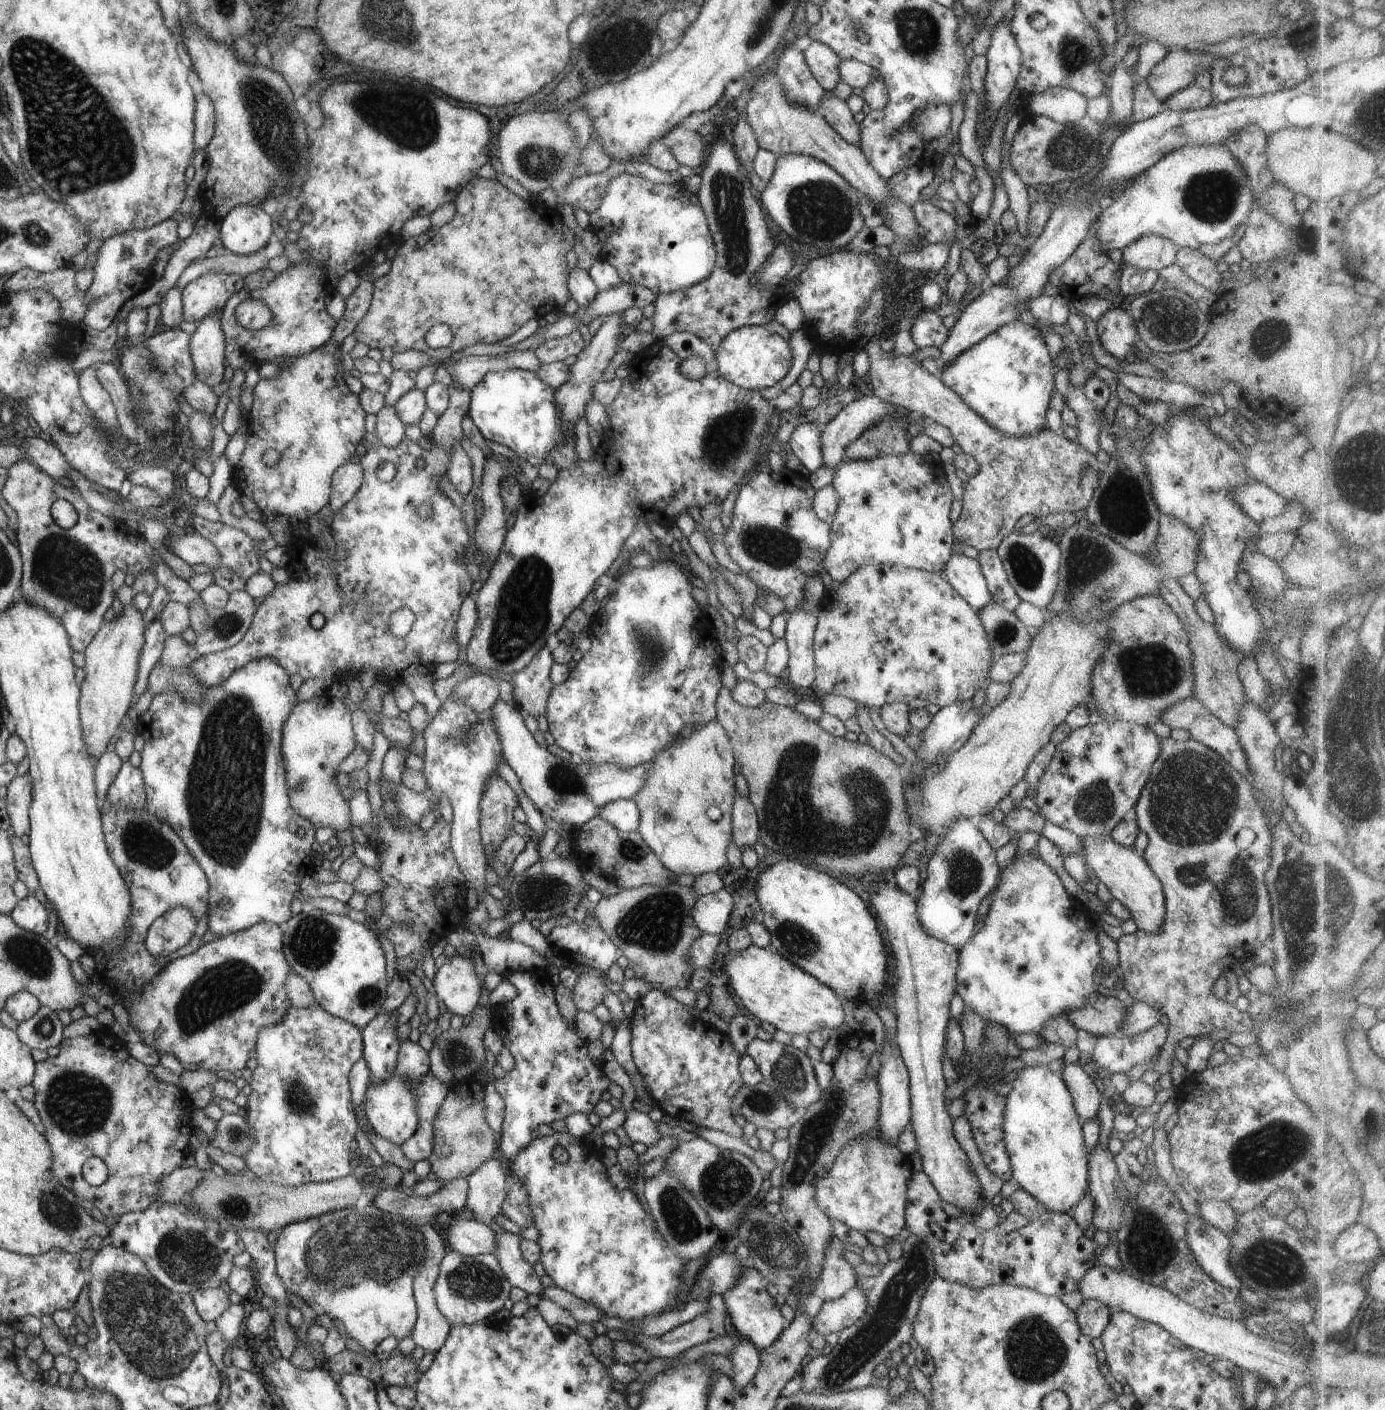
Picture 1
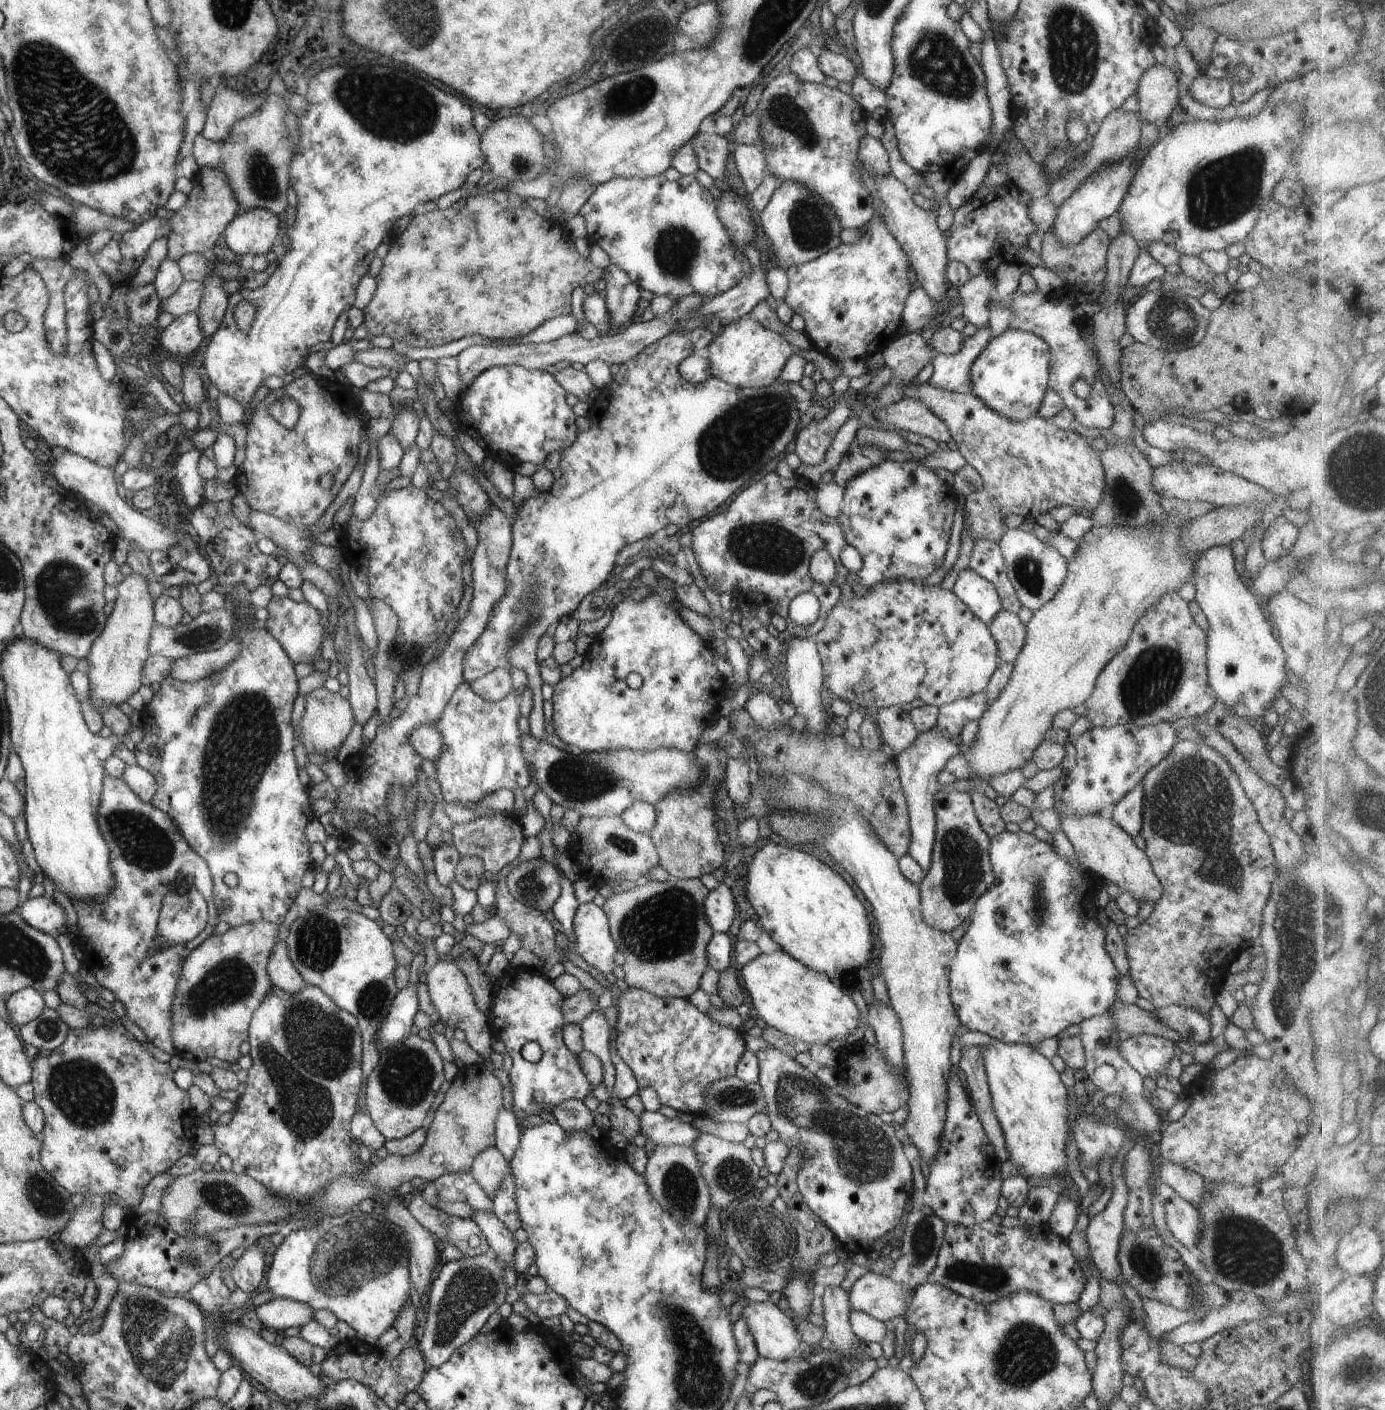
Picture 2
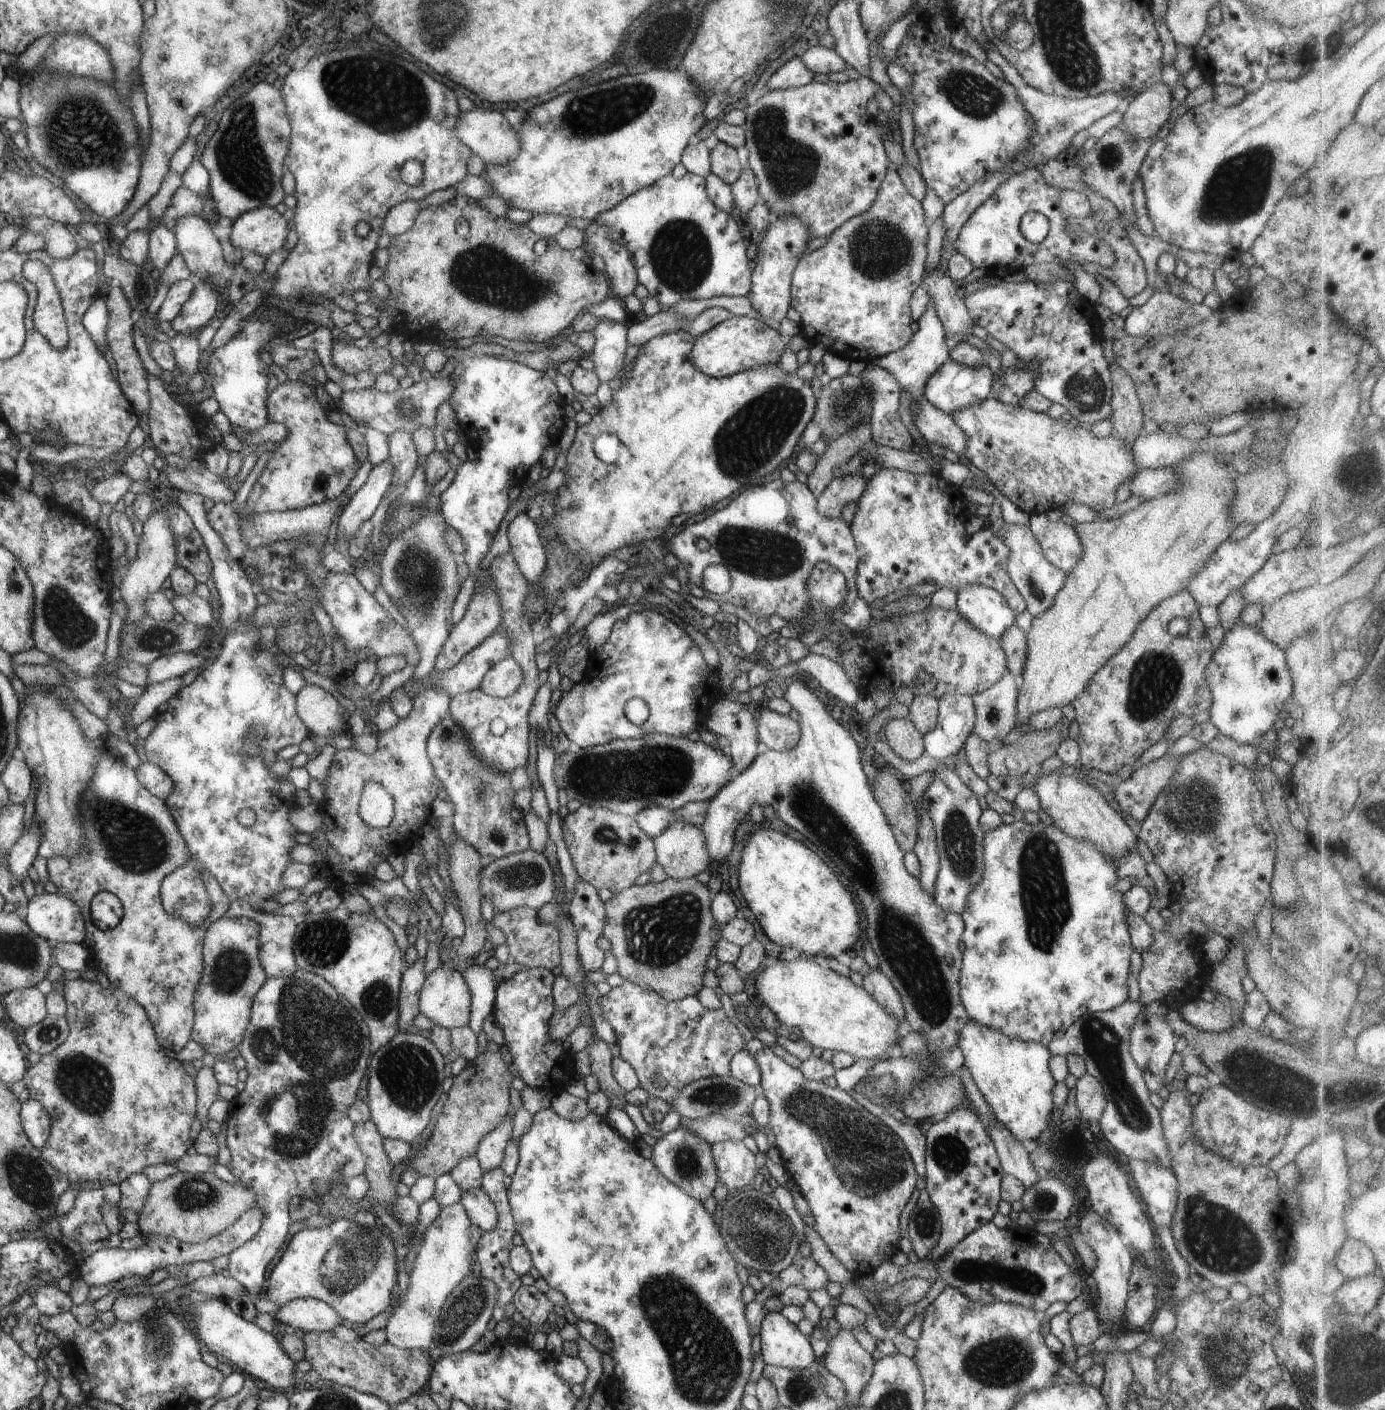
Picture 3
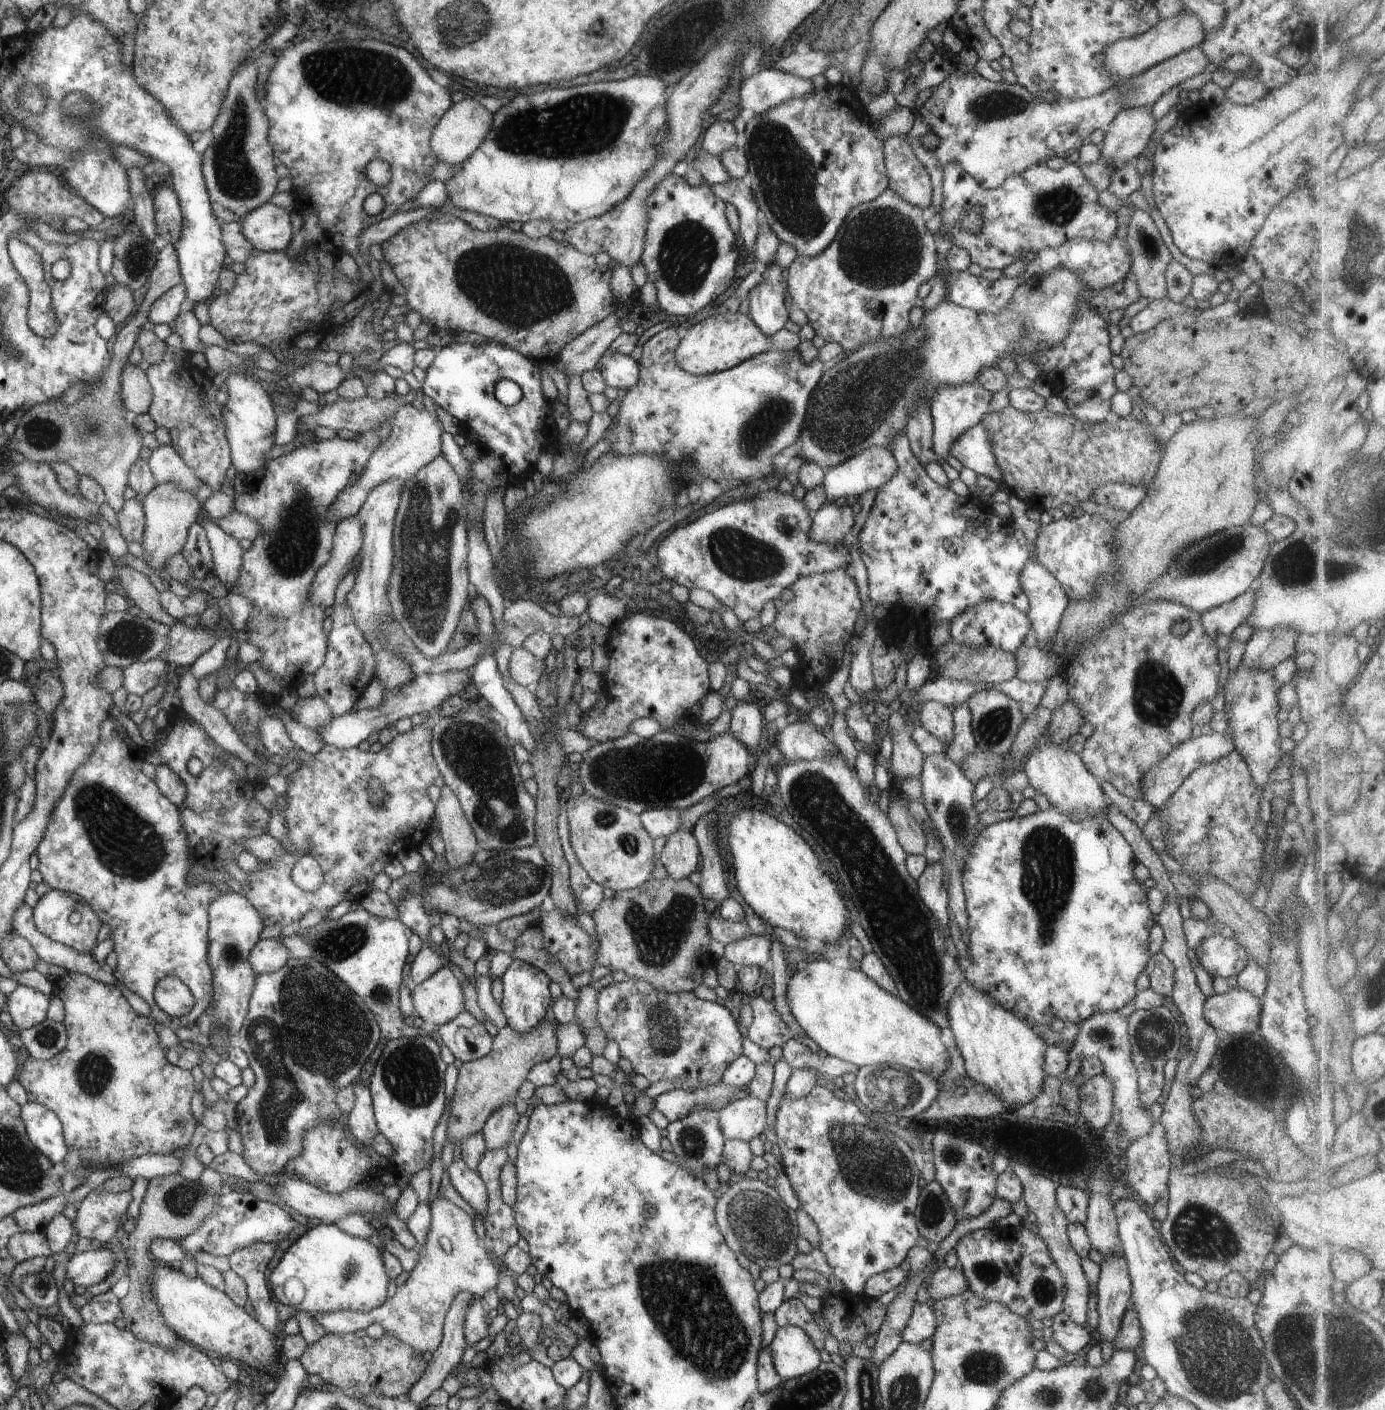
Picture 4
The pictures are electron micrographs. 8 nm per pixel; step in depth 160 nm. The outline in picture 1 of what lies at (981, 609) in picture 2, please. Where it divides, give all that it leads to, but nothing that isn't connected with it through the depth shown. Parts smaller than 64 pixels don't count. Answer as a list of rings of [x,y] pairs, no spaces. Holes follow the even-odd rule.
[[[963,552],[951,554],[942,576],[977,611],[992,601],[985,576],[982,574],[977,559],[968,557]]]

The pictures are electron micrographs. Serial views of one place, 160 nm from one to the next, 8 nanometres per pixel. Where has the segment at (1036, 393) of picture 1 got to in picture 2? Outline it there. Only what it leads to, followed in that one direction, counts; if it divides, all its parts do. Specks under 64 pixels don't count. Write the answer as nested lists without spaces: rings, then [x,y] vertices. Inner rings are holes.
[[[1008,327],[998,336],[992,337],[974,361],[970,369],[970,392],[1000,416],[1013,421],[1025,421],[1037,414],[1045,390],[1049,387],[1050,357],[1049,346],[1039,336],[1022,329]]]

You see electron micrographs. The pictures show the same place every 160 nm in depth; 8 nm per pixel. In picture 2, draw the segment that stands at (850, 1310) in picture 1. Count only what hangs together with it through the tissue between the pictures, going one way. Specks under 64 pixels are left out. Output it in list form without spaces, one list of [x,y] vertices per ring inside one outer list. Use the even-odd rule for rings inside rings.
[[[871,1271],[854,1282],[848,1296],[852,1311],[886,1322],[904,1316],[912,1293],[904,1285]]]

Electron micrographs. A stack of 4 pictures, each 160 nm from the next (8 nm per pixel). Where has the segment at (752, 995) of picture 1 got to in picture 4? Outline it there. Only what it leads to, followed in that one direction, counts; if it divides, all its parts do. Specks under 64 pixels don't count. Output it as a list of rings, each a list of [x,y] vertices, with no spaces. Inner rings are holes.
[[[820,959],[801,964],[790,975],[786,996],[795,1021],[821,1048],[821,1053],[855,1064],[882,1064],[929,1072],[937,1079],[950,1066],[941,1028],[926,1020],[898,996],[886,992],[868,975],[841,969]]]

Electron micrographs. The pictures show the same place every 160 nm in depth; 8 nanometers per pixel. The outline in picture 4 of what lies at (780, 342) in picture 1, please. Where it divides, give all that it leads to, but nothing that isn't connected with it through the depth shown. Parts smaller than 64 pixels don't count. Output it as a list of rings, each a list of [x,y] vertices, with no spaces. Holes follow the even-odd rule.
[[[739,312],[715,314],[692,326],[682,334],[676,347],[677,365],[693,375],[722,372],[768,350],[768,337],[748,316]]]

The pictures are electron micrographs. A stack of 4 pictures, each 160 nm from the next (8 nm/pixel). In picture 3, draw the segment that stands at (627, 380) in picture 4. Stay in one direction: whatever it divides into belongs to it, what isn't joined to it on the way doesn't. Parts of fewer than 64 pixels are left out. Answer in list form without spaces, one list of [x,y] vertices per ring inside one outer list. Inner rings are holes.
[[[601,319],[592,331],[595,345],[589,358],[594,362],[600,382],[611,383],[624,372],[628,325],[610,319]]]

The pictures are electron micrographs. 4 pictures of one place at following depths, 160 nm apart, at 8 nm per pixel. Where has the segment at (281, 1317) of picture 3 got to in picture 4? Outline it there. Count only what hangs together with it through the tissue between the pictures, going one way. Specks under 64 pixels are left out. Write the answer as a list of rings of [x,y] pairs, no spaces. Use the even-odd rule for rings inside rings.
[[[441,1197],[434,1198],[429,1207],[431,1208],[431,1223],[427,1238],[423,1245],[419,1246],[418,1264],[409,1272],[410,1276],[404,1285],[396,1289],[394,1296],[386,1300],[381,1307],[367,1313],[362,1311],[318,1311],[311,1314],[312,1320],[320,1324],[326,1333],[355,1333],[357,1330],[366,1329],[370,1324],[377,1322],[386,1332],[392,1333],[395,1338],[407,1345],[423,1353],[427,1350],[433,1353],[443,1339],[445,1316],[456,1294],[466,1291],[471,1295],[482,1297],[486,1291],[495,1290],[499,1281],[498,1266],[483,1247],[482,1239],[476,1235],[472,1217],[462,1208]]]

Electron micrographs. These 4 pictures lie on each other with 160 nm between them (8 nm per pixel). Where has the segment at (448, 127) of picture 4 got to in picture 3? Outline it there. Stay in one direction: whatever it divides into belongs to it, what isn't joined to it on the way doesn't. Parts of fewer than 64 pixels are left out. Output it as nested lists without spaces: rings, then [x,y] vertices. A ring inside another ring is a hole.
[[[485,109],[462,112],[457,122],[457,134],[476,156],[480,156],[486,165],[503,165],[512,162],[520,152],[519,130],[515,129],[500,112]]]

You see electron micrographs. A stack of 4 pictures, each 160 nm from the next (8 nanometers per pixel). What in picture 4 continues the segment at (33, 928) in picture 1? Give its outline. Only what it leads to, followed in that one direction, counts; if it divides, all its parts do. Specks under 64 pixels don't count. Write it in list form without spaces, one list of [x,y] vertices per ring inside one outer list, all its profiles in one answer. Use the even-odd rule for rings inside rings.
[[[50,889],[48,893],[39,898],[35,905],[33,919],[38,930],[47,937],[66,946],[71,946],[78,952],[93,954],[93,950],[96,948],[96,936],[98,936],[102,920],[98,916],[98,912],[88,902],[82,900],[81,896],[64,893],[58,889]]]

